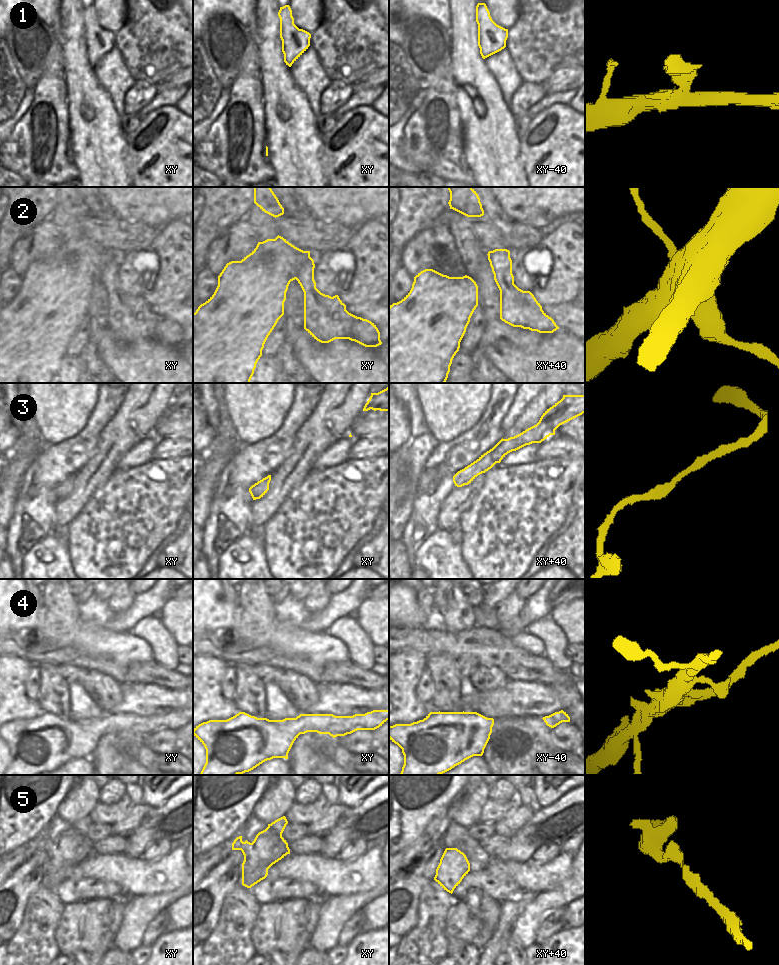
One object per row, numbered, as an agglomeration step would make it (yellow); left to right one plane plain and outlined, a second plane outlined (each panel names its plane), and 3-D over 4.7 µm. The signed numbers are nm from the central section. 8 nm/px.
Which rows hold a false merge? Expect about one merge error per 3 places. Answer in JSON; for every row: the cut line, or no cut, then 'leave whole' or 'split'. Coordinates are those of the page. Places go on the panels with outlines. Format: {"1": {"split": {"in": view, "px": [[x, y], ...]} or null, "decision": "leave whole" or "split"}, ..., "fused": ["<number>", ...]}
{"1": {"split": null, "decision": "leave whole"}, "2": {"split": {"in": "xy", "px": [[310, 257], [300, 268], [295, 278]]}, "decision": "split"}, "3": {"split": null, "decision": "leave whole"}, "4": {"split": {"in": "xy", "px": [[296, 717], [300, 733]]}, "decision": "split"}, "5": {"split": null, "decision": "leave whole"}, "fused": ["2", "4"]}

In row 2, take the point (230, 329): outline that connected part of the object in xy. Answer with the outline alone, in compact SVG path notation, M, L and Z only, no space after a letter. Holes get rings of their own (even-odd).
M278 235L275 239L258 242L256 248L241 261L231 261L226 264L218 276L218 286L214 294L193 313L193 383L250 383L256 364L262 356L264 344L278 320L284 315L284 302L288 286L291 281L296 279L300 268L309 258L310 251L303 251Z

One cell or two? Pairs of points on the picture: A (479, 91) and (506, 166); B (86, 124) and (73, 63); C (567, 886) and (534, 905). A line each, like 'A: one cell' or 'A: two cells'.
A: one cell
B: one cell
C: one cell

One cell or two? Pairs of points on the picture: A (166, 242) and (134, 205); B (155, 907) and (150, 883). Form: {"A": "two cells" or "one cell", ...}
{"A": "two cells", "B": "two cells"}

